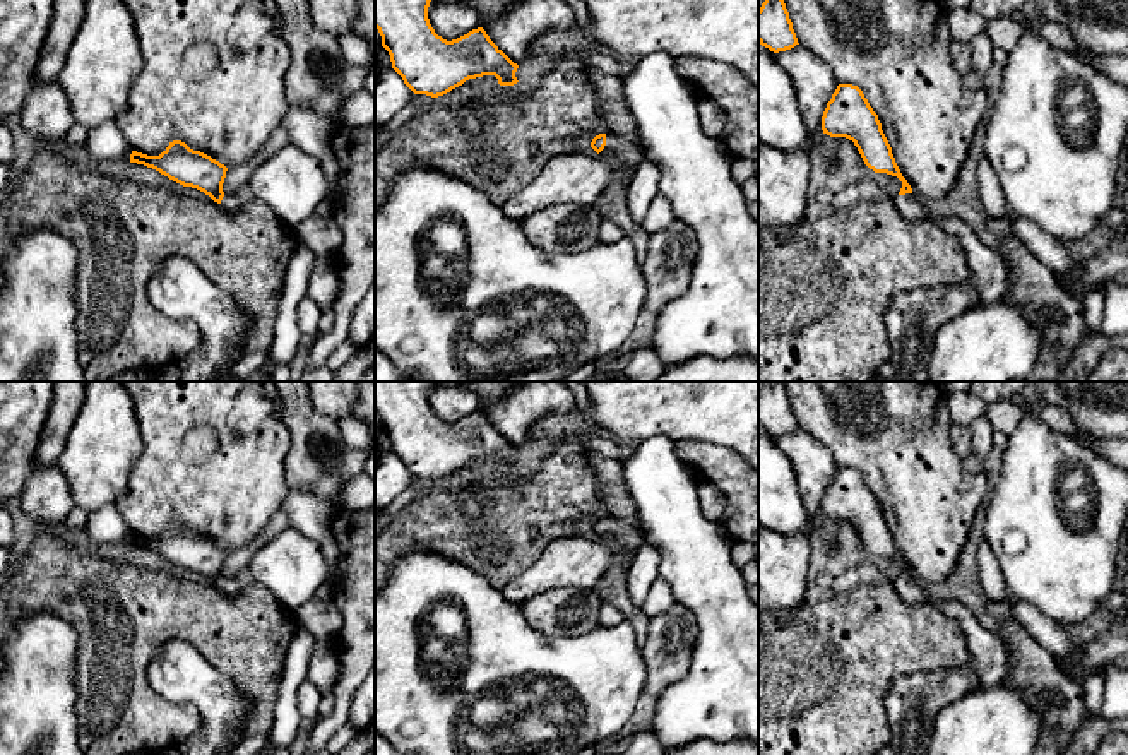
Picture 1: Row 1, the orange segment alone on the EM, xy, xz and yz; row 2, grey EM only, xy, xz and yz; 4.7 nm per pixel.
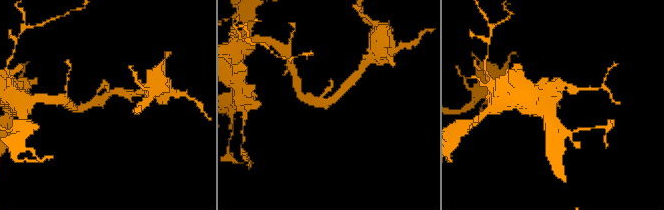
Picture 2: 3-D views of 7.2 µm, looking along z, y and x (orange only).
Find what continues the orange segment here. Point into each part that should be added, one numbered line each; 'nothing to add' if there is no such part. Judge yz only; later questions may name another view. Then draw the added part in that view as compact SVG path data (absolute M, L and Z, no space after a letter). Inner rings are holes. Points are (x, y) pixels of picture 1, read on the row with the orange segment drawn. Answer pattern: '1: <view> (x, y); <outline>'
1: yz (990, 269); M914 192L893 197L895 207L905 219L933 219L952 233L962 245L979 301L996 303L1012 288L1012 267L1001 252L984 243L979 235L960 217L938 214L931 204L923 202Z

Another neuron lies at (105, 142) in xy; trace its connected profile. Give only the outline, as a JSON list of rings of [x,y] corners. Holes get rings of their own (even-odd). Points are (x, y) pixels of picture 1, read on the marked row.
[[[104,122],[91,130],[82,147],[94,161],[113,159],[130,149],[115,122]]]

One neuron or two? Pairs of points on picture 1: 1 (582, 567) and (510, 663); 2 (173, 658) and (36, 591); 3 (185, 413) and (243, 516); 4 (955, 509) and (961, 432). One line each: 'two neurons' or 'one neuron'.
1: two neurons
2: two neurons
3: one neuron
4: two neurons

